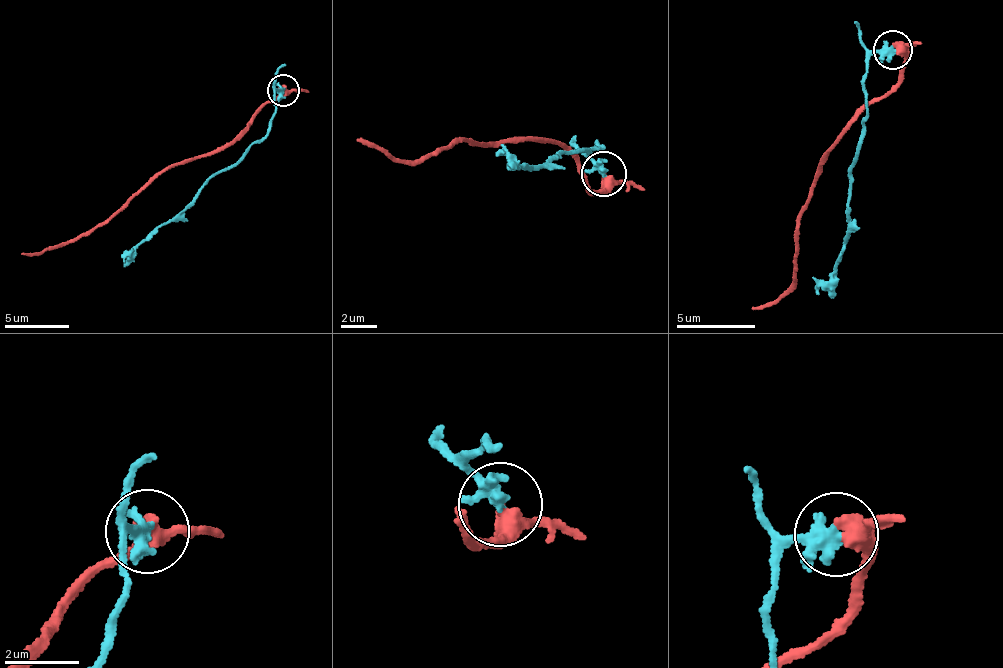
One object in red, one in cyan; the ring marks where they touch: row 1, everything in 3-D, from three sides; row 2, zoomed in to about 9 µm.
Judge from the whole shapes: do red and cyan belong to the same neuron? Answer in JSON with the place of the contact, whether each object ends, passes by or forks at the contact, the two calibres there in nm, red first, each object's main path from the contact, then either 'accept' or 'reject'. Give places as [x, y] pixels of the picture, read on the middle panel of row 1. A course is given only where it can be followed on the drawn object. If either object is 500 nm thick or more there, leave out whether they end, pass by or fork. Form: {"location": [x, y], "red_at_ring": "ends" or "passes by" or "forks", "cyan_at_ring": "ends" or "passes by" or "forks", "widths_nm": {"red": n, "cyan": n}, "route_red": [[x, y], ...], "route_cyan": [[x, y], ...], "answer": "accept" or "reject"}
{"location": [603, 173], "red_at_ring": "passes by", "cyan_at_ring": "passes by", "widths_nm": {"red": 420, "cyan": 320}, "route_red": [[603, 173], [603, 189], [588, 188], [574, 152], [514, 138], [479, 146], [455, 137], [412, 162], [356, 138]], "route_cyan": [[605, 172], [587, 153], [601, 144], [560, 159], [552, 154], [540, 167], [497, 156]], "answer": "accept"}

